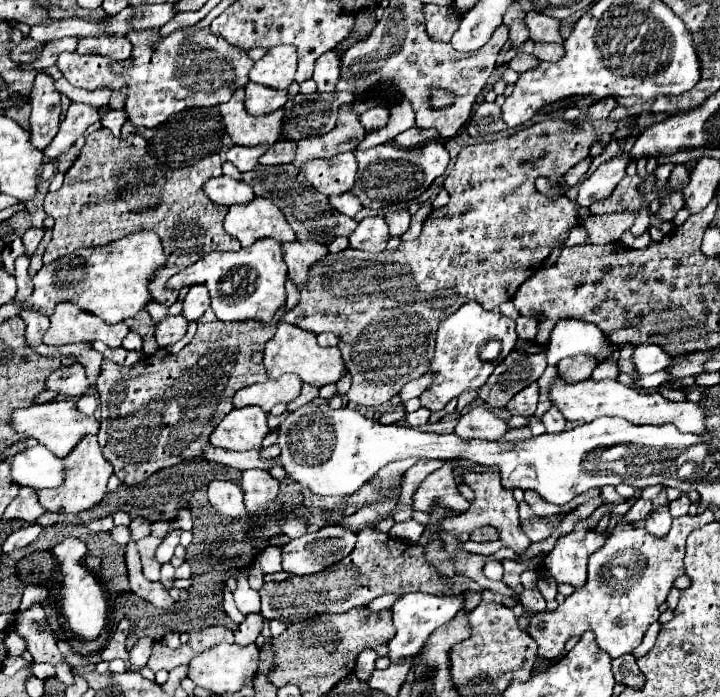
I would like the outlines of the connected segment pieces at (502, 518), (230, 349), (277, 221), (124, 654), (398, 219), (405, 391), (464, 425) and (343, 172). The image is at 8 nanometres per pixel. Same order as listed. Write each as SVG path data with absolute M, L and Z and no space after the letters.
M467 472L463 474L463 482L475 492L475 498L469 506L467 512L463 512L461 516L453 516L453 520L443 520L443 524L433 524L429 528L425 528L425 532L419 536L417 544L425 546L427 542L431 542L435 536L439 536L441 532L447 532L447 534L453 534L453 536L459 536L461 532L473 532L481 526L493 526L497 528L499 532L499 540L503 542L505 548L511 548L513 552L517 554L523 554L529 546L531 546L531 540L523 534L521 526L519 526L519 514L517 514L517 500L513 498L513 492L509 488L503 488L501 480L499 480L499 474L497 472L485 472L485 474L473 474L473 472Z
M209 308L197 320L195 338L177 354L167 354L163 360L157 356L147 356L139 364L121 366L111 361L102 362L99 376L99 398L101 398L101 418L99 418L99 446L107 462L113 464L115 476L127 484L139 484L147 476L161 468L175 466L185 458L201 456L203 446L209 444L209 434L221 422L221 418L233 408L231 400L243 386L265 382L267 372L263 364L253 364L251 354L263 350L263 344L275 334L277 318L271 324L259 324L259 320L243 322L221 322Z
M255 196L251 204L233 204L225 216L225 232L241 242L241 246L251 246L255 240L271 236L279 242L295 240L295 232L287 224L283 212L261 196Z
M123 618L123 620L119 622L119 626L117 626L117 630L115 630L113 638L109 640L109 644L103 648L101 656L103 656L103 660L123 660L126 664L126 670L130 672L129 654L127 650L125 650L125 638L127 638L127 632L129 632L129 620L127 620L127 618Z
M397 210L397 212L389 214L389 218L387 218L389 236L401 236L409 228L409 222L411 222L411 216L407 210Z
M427 372L427 374L423 374L421 378L407 382L407 384L401 388L401 392L399 392L401 400L403 400L403 402L407 402L407 400L411 400L411 398L421 396L421 394L423 394L423 390L427 390L427 388L431 386L431 380L433 380L433 378L435 378L435 376L431 376L431 372Z
M477 406L459 416L455 434L463 440L499 440L507 428L505 420L497 418L485 406Z
M339 152L329 158L315 158L301 166L307 182L321 194L343 194L353 188L357 174L357 160L353 152Z

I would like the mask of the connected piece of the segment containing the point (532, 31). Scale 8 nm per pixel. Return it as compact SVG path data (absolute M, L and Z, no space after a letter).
M537 12L537 16L525 18L529 26L529 36L537 42L559 42L563 44L563 38L559 36L559 20L545 16L543 12Z

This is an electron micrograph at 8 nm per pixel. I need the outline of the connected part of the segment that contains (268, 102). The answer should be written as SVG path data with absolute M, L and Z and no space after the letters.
M249 82L245 86L245 108L253 116L261 116L281 108L287 102L287 90L275 90Z

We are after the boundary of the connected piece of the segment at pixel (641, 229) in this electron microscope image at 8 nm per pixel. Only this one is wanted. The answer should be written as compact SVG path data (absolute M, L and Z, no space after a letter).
M639 212L635 224L629 228L629 232L631 232L633 236L641 236L641 234L645 234L647 230L649 230L649 214L647 214L647 212Z

